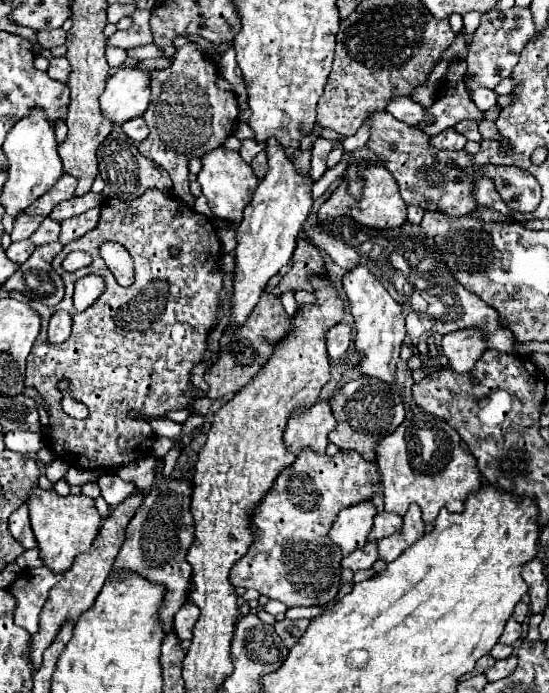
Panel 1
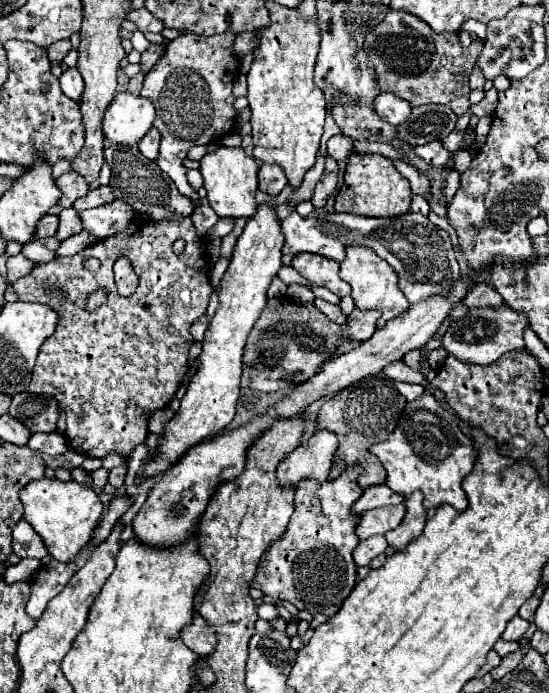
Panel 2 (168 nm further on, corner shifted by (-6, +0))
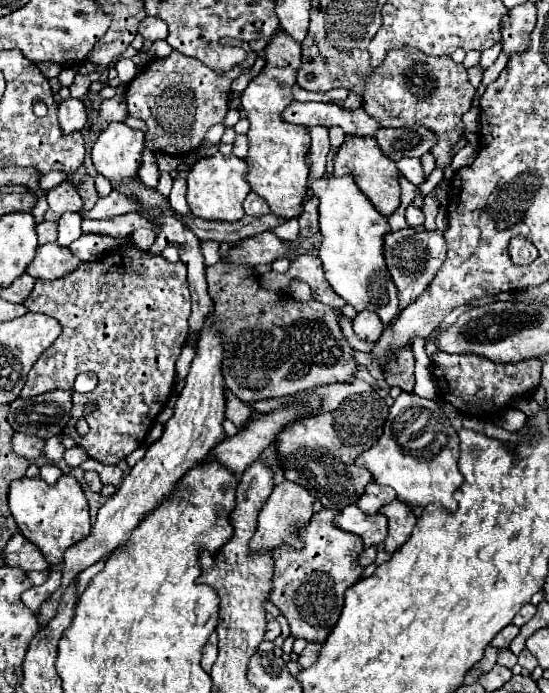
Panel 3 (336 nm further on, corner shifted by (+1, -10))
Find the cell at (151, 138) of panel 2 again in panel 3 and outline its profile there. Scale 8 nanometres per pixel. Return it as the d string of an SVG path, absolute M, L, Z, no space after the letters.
M144 150L142 166L140 166L138 178L142 180L144 186L148 186L148 188L156 188L156 184L158 184L158 176L160 176L160 170L158 170L158 164L156 164L156 156L154 156L154 152Z

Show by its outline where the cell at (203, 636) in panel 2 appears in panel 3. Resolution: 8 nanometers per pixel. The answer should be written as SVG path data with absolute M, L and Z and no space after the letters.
M212 634L212 636L208 638L204 650L202 650L202 660L200 660L200 664L202 664L204 672L210 672L210 668L212 668L212 664L214 664L216 656L218 656L218 638L216 638L216 634Z

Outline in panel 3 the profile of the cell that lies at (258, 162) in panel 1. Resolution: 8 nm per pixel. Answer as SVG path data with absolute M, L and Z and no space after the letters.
M250 192L244 200L244 212L248 216L264 216L264 214L270 214L270 208L266 202L262 202L260 196L256 196L254 192Z

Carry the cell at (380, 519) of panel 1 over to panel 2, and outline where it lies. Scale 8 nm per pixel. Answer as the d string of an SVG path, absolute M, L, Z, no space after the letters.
M405 504L365 512L357 526L359 540L367 540L375 534L385 534L385 532L397 528L403 522L403 514L405 514Z

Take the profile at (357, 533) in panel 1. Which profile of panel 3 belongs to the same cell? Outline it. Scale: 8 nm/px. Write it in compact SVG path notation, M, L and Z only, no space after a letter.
M370 482L364 490L364 494L360 496L358 500L358 508L364 512L364 514L378 514L378 510L396 500L396 492L388 486L378 486L376 482Z

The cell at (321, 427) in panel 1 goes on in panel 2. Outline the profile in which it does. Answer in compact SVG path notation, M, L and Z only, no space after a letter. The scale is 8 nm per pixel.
M315 430L313 436L289 452L277 468L279 484L297 486L301 478L327 480L337 448L337 436L327 430Z

